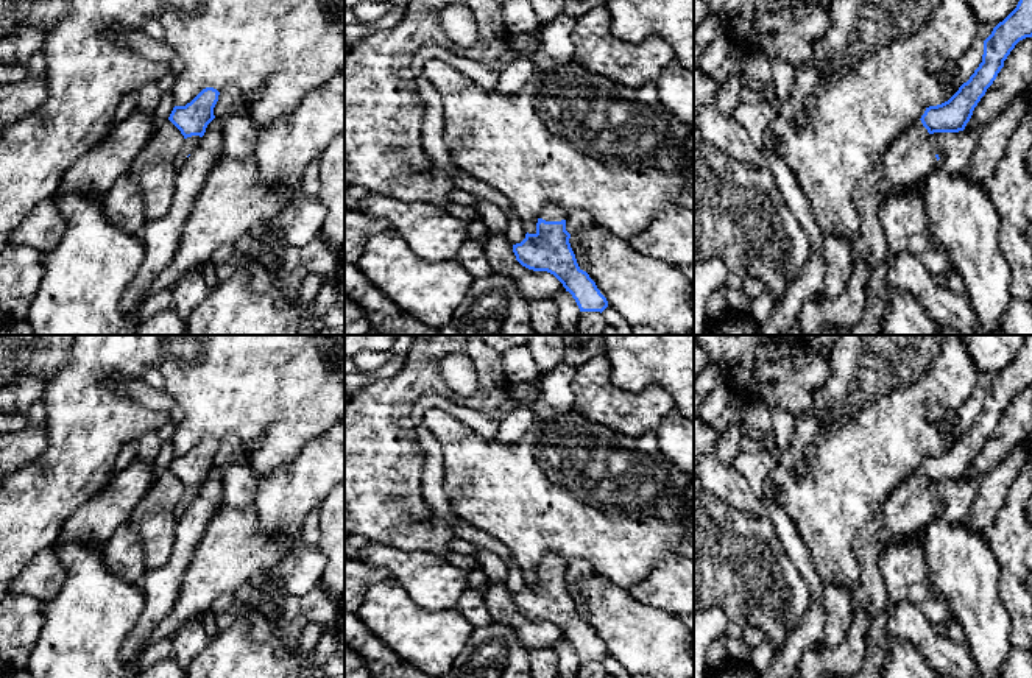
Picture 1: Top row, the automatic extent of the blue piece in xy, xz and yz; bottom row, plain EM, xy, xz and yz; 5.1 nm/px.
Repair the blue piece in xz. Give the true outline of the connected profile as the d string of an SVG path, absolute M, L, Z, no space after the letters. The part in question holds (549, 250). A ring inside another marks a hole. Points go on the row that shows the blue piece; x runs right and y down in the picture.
M547 204L539 214L536 232L527 232L521 243L513 245L513 252L522 267L553 274L572 295L580 312L602 313L608 301L577 263L569 243L571 234L566 231L566 217L561 206Z

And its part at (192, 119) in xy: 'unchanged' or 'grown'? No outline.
grown

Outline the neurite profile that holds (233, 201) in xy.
M224 156L204 181L186 218L179 248L156 276L147 298L175 287L179 277L210 260L220 245L274 220L282 201L259 181L256 157L237 161Z

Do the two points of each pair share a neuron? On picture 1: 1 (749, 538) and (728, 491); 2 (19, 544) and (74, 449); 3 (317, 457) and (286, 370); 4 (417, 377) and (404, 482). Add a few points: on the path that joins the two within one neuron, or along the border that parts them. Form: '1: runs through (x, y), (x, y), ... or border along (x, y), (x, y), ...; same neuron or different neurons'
1: border along (710, 491), (749, 515), (766, 516); different neurons
2: runs through (19, 521), (66, 473); same neuron
3: border along (328, 429), (312, 438), (286, 465); different neurons
4: runs through (393, 404), (393, 455); same neuron

